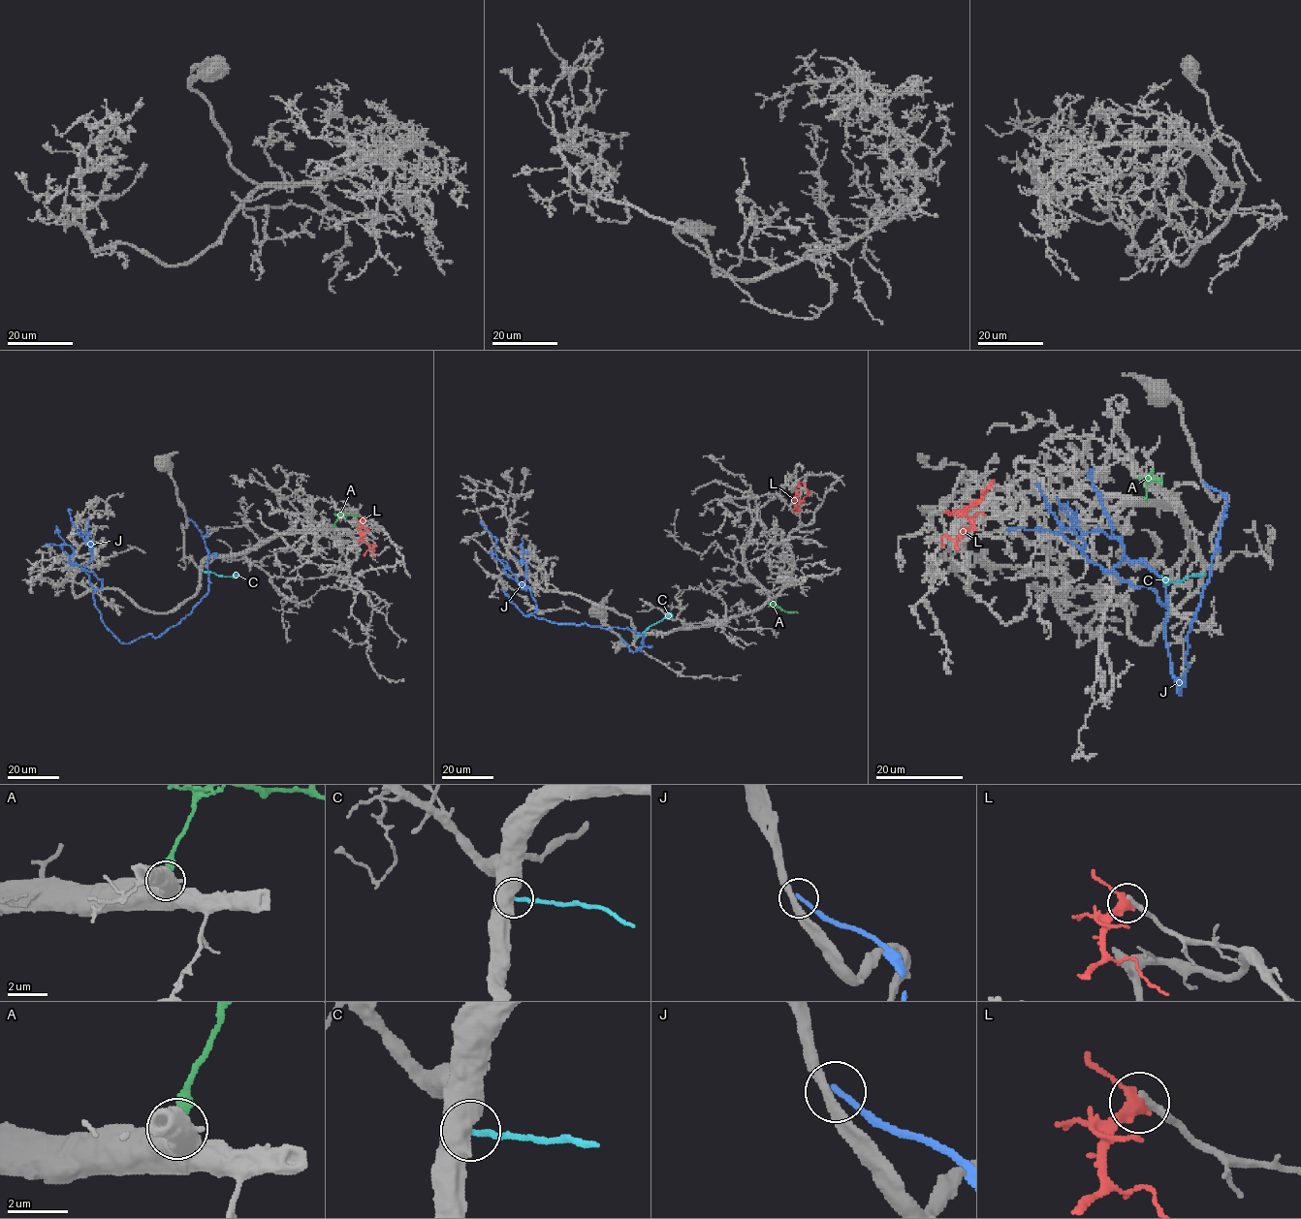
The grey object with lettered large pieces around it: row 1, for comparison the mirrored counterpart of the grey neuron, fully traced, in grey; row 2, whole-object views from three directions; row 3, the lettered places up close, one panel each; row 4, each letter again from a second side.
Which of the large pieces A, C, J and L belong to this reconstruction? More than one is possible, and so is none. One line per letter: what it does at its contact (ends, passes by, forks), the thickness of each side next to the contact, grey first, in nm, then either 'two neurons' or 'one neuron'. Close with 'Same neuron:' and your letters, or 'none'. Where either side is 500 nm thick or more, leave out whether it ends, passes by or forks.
A: 650 nm thick on the grey side, 240 nm on the other; one neuron
C: 600 nm thick on the grey side, 200 nm on the other; two neurons
J: it ends there; 400 nm thick on the grey side, 220 nm on the other; two neurons
L: it passes by; 300 nm thick on the grey side, 400 nm on the other; two neurons
Same neuron: A

